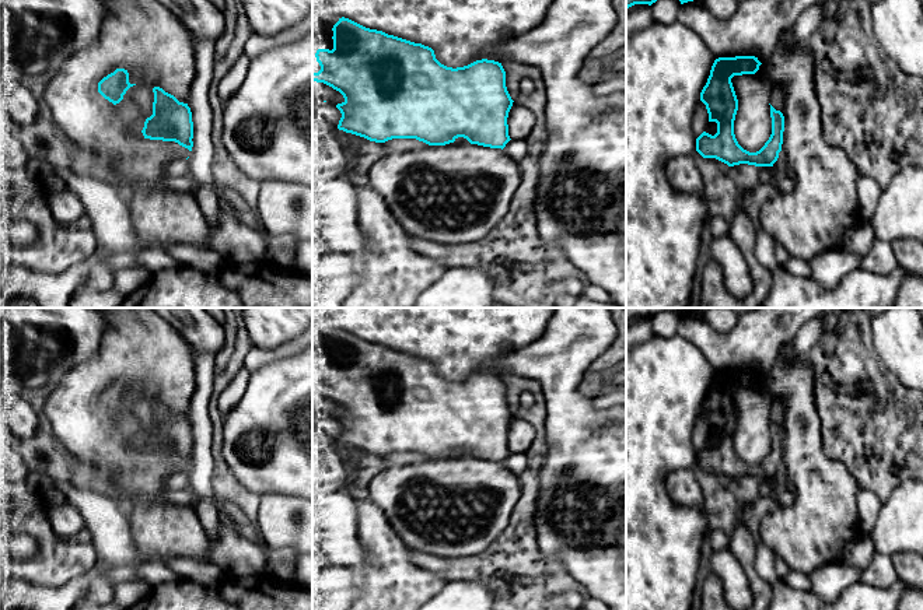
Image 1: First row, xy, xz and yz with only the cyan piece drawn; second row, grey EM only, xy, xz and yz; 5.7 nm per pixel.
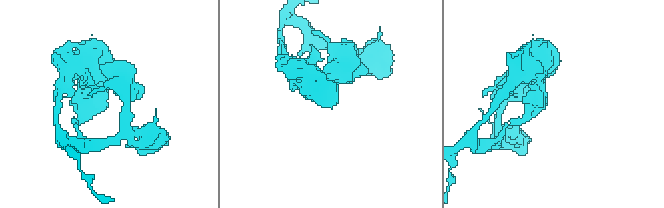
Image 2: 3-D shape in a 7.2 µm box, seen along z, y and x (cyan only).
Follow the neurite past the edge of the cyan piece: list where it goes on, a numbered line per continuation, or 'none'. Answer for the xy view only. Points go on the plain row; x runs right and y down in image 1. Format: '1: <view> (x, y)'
none

